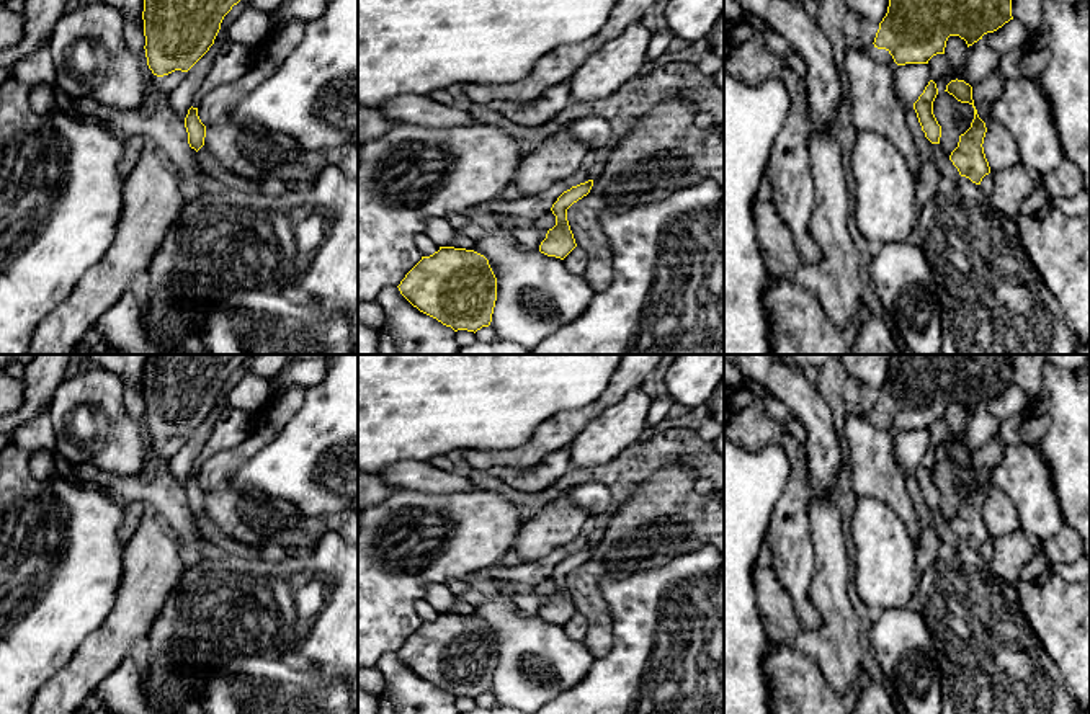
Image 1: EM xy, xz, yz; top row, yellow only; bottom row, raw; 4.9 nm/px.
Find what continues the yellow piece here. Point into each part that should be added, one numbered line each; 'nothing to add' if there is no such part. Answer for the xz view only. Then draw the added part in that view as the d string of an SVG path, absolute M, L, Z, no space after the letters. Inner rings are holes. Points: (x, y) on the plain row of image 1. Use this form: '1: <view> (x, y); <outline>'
nothing to add

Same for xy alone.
nothing to add

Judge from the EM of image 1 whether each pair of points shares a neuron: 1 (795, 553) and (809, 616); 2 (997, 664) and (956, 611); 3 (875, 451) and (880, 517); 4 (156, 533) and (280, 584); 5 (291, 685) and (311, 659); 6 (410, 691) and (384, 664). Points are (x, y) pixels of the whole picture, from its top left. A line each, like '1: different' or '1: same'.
1: same
2: same
3: different
4: different
5: different
6: same

